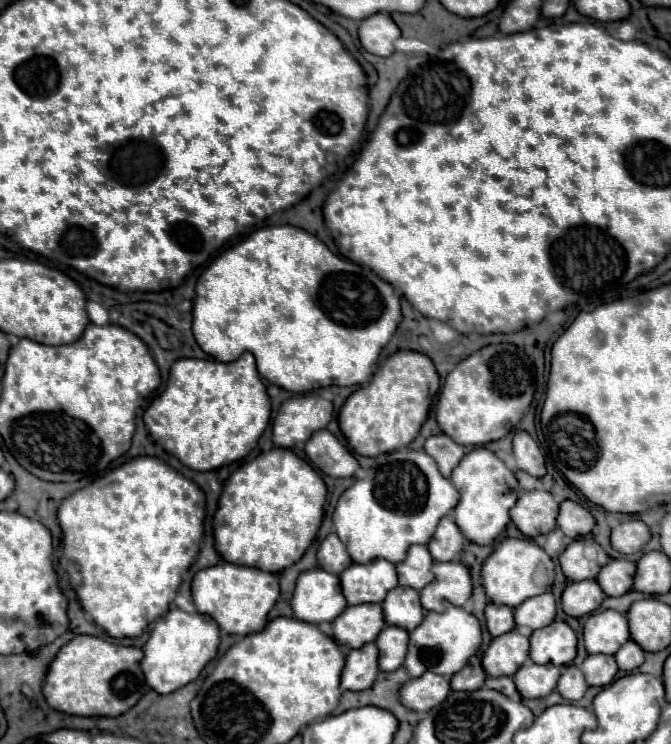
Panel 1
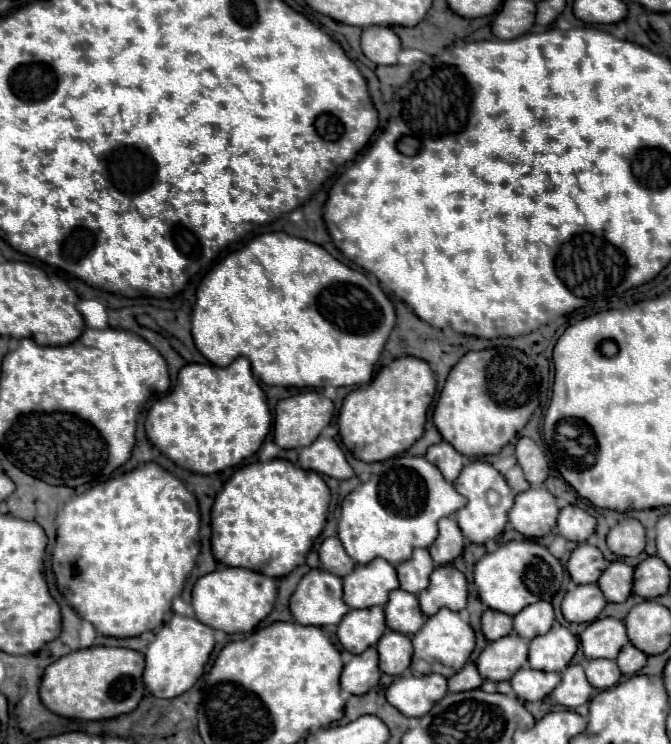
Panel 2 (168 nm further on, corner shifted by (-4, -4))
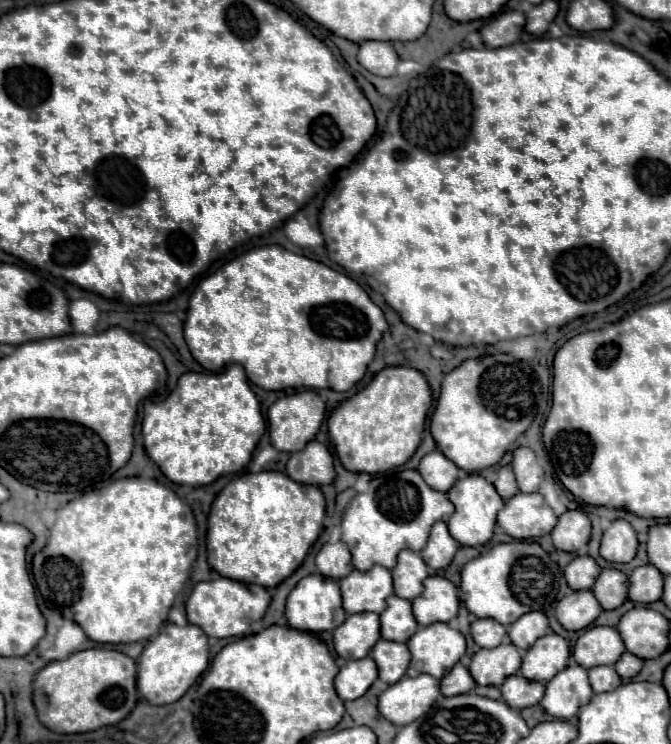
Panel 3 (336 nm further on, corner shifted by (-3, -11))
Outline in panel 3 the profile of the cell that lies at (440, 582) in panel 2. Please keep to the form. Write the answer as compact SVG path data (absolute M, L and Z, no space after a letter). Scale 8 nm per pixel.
M440 575L426 577L424 593L412 601L414 617L424 627L436 621L446 623L454 619L458 615L458 607L460 607L460 601L458 601L454 583Z

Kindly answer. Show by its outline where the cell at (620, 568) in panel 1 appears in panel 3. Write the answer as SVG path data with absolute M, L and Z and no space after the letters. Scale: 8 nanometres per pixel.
M604 569L596 579L592 593L604 609L618 609L628 593L628 577L618 569Z

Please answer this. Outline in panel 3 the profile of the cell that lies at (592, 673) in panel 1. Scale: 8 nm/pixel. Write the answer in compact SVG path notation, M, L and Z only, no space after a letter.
M592 667L588 671L590 677L590 685L594 689L594 693L606 693L606 691L614 691L616 687L622 685L620 675L614 671L614 667Z

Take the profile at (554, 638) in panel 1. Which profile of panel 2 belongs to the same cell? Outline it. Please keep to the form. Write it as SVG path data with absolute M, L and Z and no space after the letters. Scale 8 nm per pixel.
M559 622L529 644L529 666L543 672L563 672L577 652L577 638Z

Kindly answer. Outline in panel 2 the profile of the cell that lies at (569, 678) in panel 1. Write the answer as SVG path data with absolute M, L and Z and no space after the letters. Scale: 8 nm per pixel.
M569 664L561 672L561 684L553 690L553 698L557 704L567 706L567 708L577 708L581 704L587 704L591 700L593 688L585 678L583 666L579 664Z

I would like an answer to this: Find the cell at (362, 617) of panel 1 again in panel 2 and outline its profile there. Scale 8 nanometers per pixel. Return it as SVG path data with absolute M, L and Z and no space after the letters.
M381 606L365 610L349 610L337 626L337 638L351 654L365 652L379 642L379 636L387 630L385 614Z

